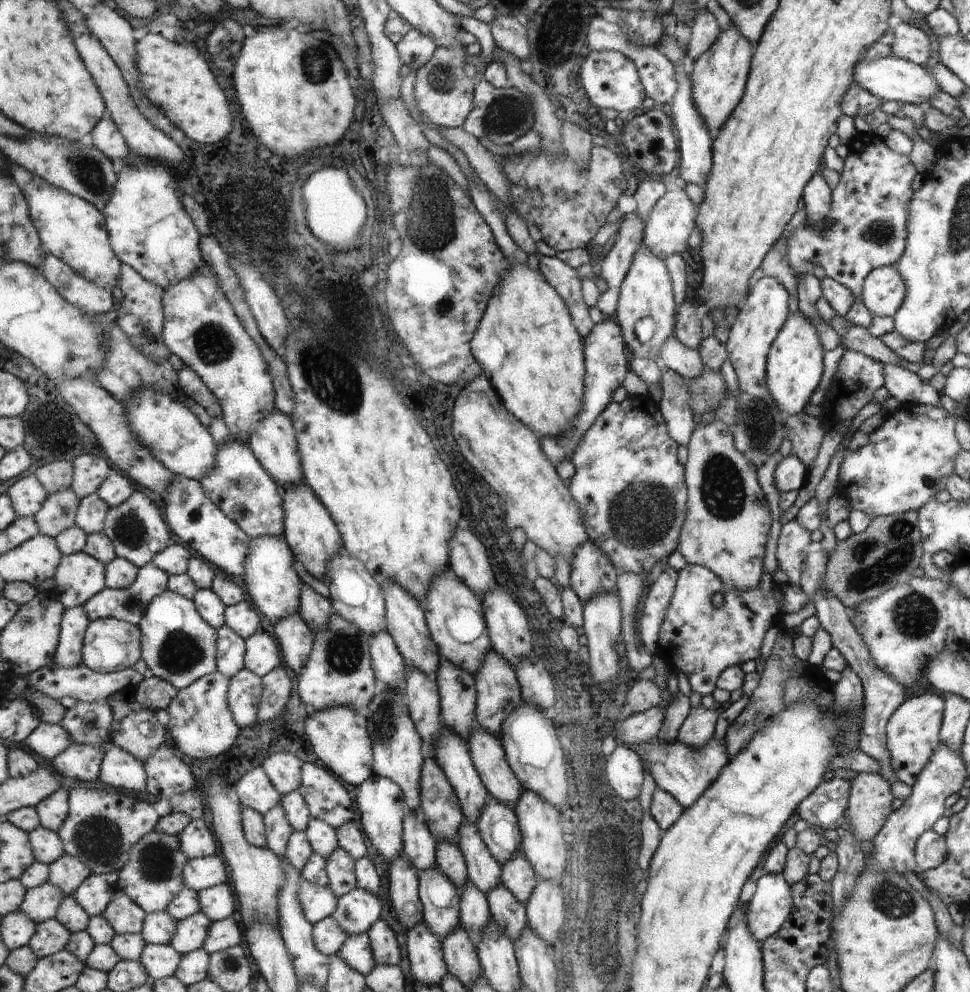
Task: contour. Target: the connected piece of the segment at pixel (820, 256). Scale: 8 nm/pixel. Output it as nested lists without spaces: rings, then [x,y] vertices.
[[[874,131],[870,133],[857,132],[848,146],[848,157],[843,160],[838,186],[831,191],[831,208],[825,225],[815,227],[806,222],[803,227],[797,227],[785,240],[785,258],[795,276],[804,277],[813,273],[814,266],[821,266],[827,272],[827,277],[842,284],[854,294],[855,302],[848,313],[847,320],[854,323],[869,323],[872,314],[865,308],[862,296],[867,277],[881,267],[895,266],[905,250],[908,206],[912,199],[912,178],[916,168],[912,166],[908,156],[893,152],[884,140]]]

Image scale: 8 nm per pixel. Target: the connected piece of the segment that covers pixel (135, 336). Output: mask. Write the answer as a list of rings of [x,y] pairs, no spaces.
[[[127,263],[123,264],[123,279],[121,291],[126,300],[118,309],[120,327],[131,337],[131,340],[139,345],[146,353],[156,357],[159,361],[168,359],[171,349],[165,344],[165,290],[161,285],[148,281],[139,271],[136,271]]]

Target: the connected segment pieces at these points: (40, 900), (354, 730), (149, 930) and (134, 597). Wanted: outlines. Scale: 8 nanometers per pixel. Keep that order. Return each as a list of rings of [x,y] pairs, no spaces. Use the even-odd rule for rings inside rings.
[[[49,882],[28,890],[27,900],[21,910],[26,912],[36,923],[44,923],[58,917],[66,898],[62,889]]]
[[[339,705],[315,711],[308,715],[304,722],[306,736],[316,756],[330,768],[340,780],[349,786],[358,788],[372,776],[374,772],[374,743],[367,730],[367,718],[349,705]]]
[[[169,911],[148,913],[143,934],[150,945],[172,945],[180,926],[181,922]]]
[[[155,563],[148,564],[139,573],[139,579],[132,587],[124,589],[112,589],[107,587],[95,599],[91,599],[85,606],[94,622],[101,619],[119,619],[134,625],[141,625],[144,616],[147,616],[154,600],[169,591],[171,574],[159,568]]]

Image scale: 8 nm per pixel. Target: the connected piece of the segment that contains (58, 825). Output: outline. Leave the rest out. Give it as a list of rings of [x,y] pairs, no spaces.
[[[61,787],[38,807],[45,828],[60,833],[71,814],[71,792]]]

